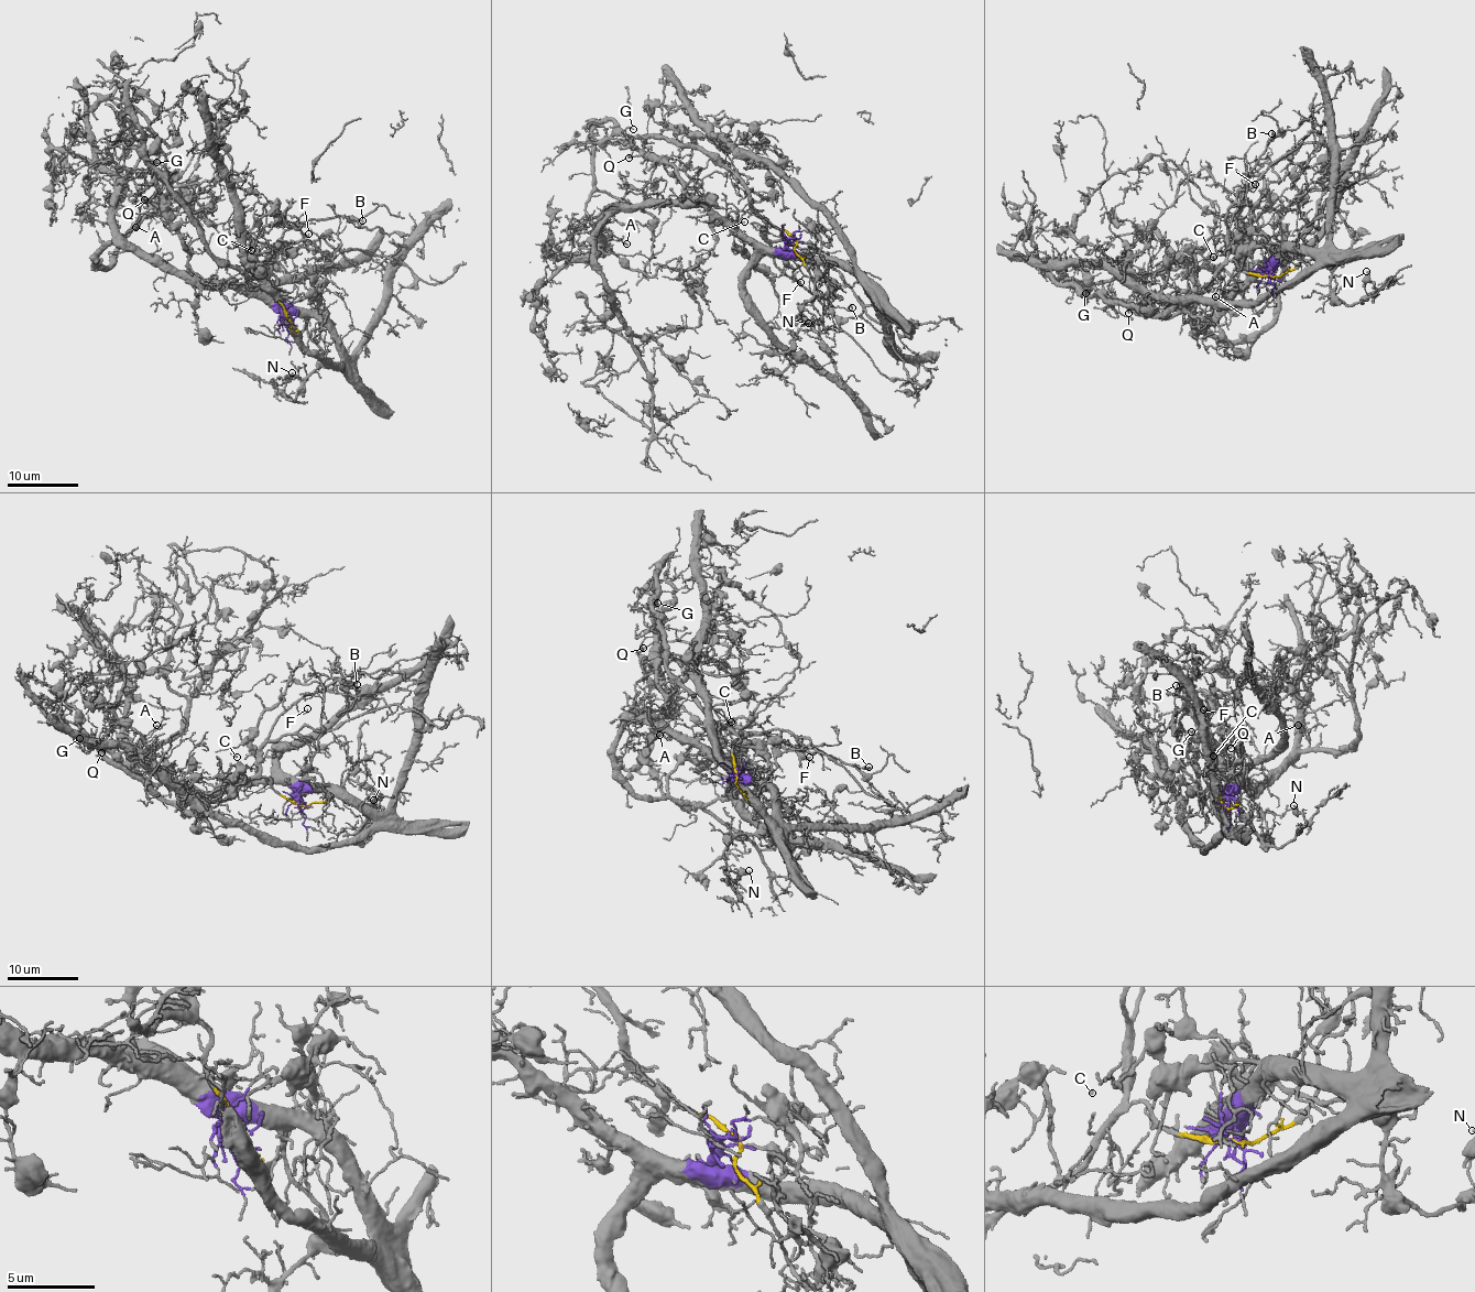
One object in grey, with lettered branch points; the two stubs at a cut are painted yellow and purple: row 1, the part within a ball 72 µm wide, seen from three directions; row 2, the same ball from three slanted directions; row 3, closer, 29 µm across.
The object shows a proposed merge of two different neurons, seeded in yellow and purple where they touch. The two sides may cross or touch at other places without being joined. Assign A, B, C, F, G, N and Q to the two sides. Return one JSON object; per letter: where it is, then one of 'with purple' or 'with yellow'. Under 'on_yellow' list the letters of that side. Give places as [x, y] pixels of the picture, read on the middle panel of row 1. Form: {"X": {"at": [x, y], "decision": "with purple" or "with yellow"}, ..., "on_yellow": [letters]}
{"A": {"at": [626, 243], "decision": "with purple"}, "B": {"at": [852, 307], "decision": "with yellow"}, "C": {"at": [744, 221], "decision": "with purple"}, "F": {"at": [800, 282], "decision": "with yellow"}, "G": {"at": [633, 129], "decision": "with yellow"}, "N": {"at": [808, 323], "decision": "with purple"}, "Q": {"at": [629, 158], "decision": "with purple"}, "on_yellow": ["B", "F", "G"]}

